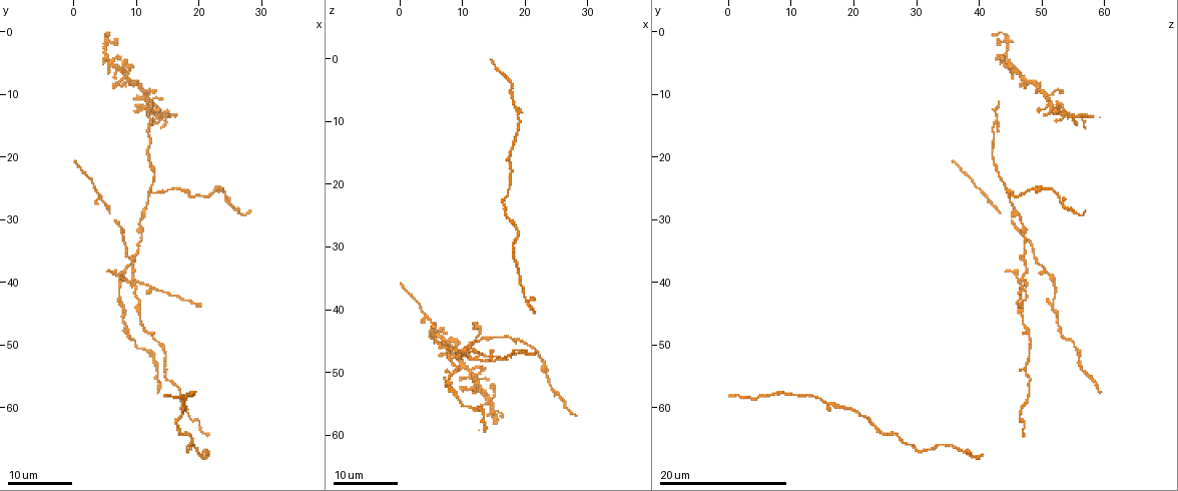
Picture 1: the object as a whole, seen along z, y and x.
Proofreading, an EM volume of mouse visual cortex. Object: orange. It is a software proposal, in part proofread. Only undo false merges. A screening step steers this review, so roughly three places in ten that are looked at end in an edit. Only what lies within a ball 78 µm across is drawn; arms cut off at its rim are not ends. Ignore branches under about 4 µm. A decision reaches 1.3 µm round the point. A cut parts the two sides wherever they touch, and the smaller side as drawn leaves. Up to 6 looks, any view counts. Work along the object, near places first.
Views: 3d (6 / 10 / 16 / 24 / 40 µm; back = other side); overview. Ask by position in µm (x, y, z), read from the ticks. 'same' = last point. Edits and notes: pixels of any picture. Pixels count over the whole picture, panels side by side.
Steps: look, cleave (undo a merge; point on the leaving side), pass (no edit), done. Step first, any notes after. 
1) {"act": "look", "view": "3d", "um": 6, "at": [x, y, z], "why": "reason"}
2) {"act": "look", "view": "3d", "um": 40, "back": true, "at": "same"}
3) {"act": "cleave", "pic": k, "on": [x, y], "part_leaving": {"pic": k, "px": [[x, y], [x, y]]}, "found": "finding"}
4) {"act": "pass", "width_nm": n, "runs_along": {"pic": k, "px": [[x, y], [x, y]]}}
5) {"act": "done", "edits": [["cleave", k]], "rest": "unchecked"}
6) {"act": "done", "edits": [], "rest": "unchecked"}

{"act": "look", "view": "3d", "um": 16, "at": [9.0, 7.5, 47.0], "why": "four or more arms meet"}

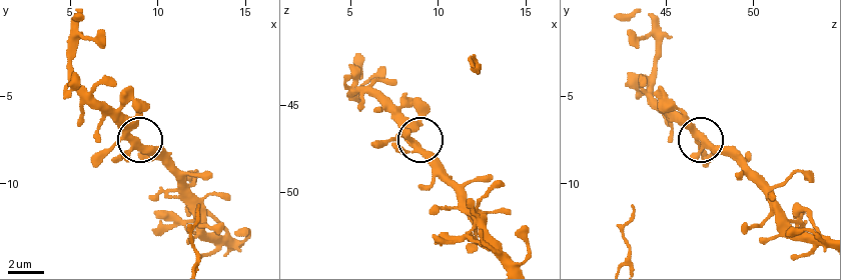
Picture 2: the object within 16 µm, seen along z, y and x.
{"act": "look", "view": "3d", "um": 10, "at": [8.5, 7.5, 47.2]}

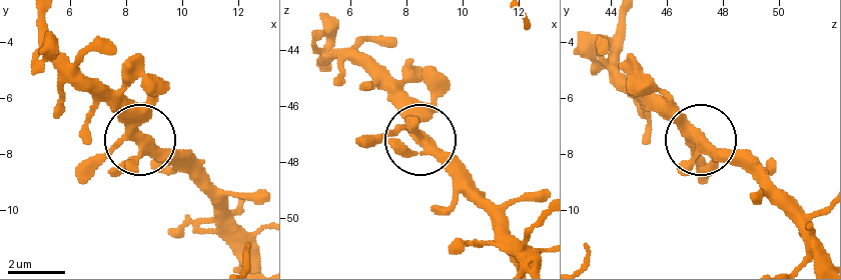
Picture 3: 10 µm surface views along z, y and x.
{"act": "pass", "arms": 5, "found": "continuous, no second neuron"}

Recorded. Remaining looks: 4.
{"act": "look", "view": "3d", "um": 24, "at": [10.0, 35.0, 47.5], "why": "calibre changes"}

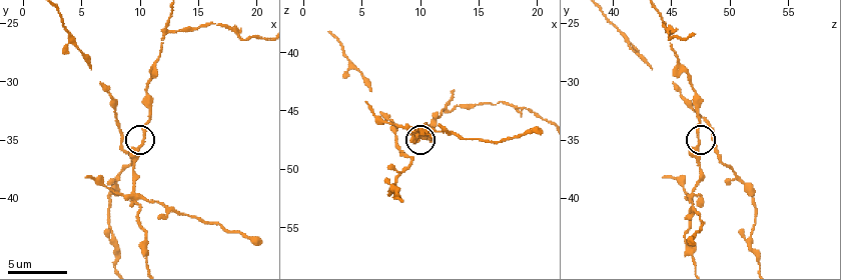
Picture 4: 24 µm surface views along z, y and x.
{"act": "look", "view": "3d", "um": 6, "at": [10.2, 35.2, 47.4]}

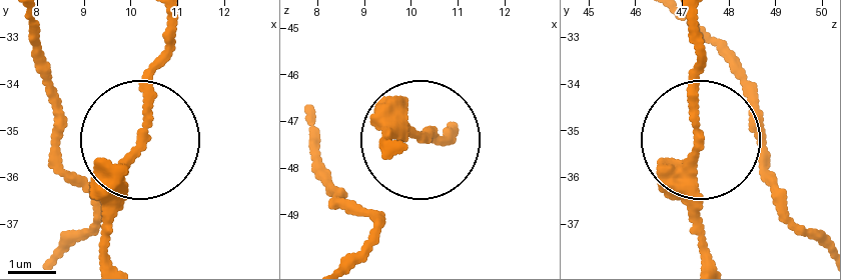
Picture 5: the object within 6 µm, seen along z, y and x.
{"act": "look", "view": "3d", "um": 6, "back": true, "at": [10.25, 35.25, 47.30], "why": "from behind"}

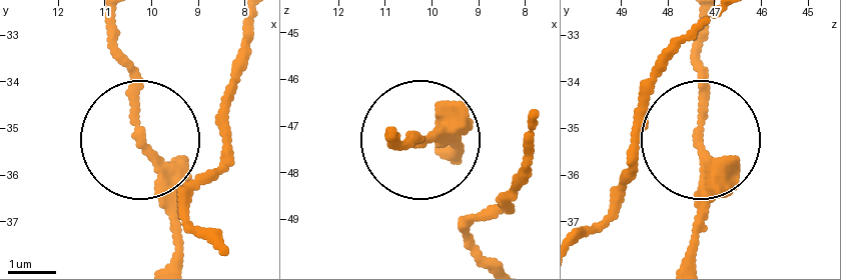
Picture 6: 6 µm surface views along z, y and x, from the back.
{"act": "pass", "runs_along": {"pic": 6, "px": [[170, 257], [110, 18]]}, "found": "continuous, no second neuron"}

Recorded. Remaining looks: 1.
{"act": "look", "view": "3d", "um": 6, "at": [10.0, 40.0, 46.6], "why": "four or more arms meet"}

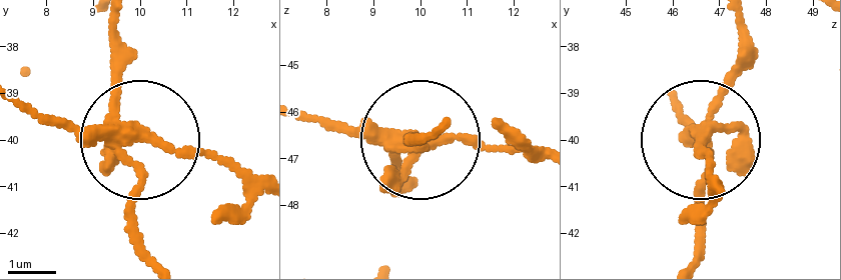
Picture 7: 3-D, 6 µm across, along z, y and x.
{"act": "cleave", "pic": 7, "on": [190, 145], "width_nm": 240, "part_leaving": {"pic": 7, "px": [[125, 131], [252, 170]]}, "found": "two neurons meet here"}

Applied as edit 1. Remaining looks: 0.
{"act": "done", "edits": [["cleave", 7]], "rest": "unchecked"}

